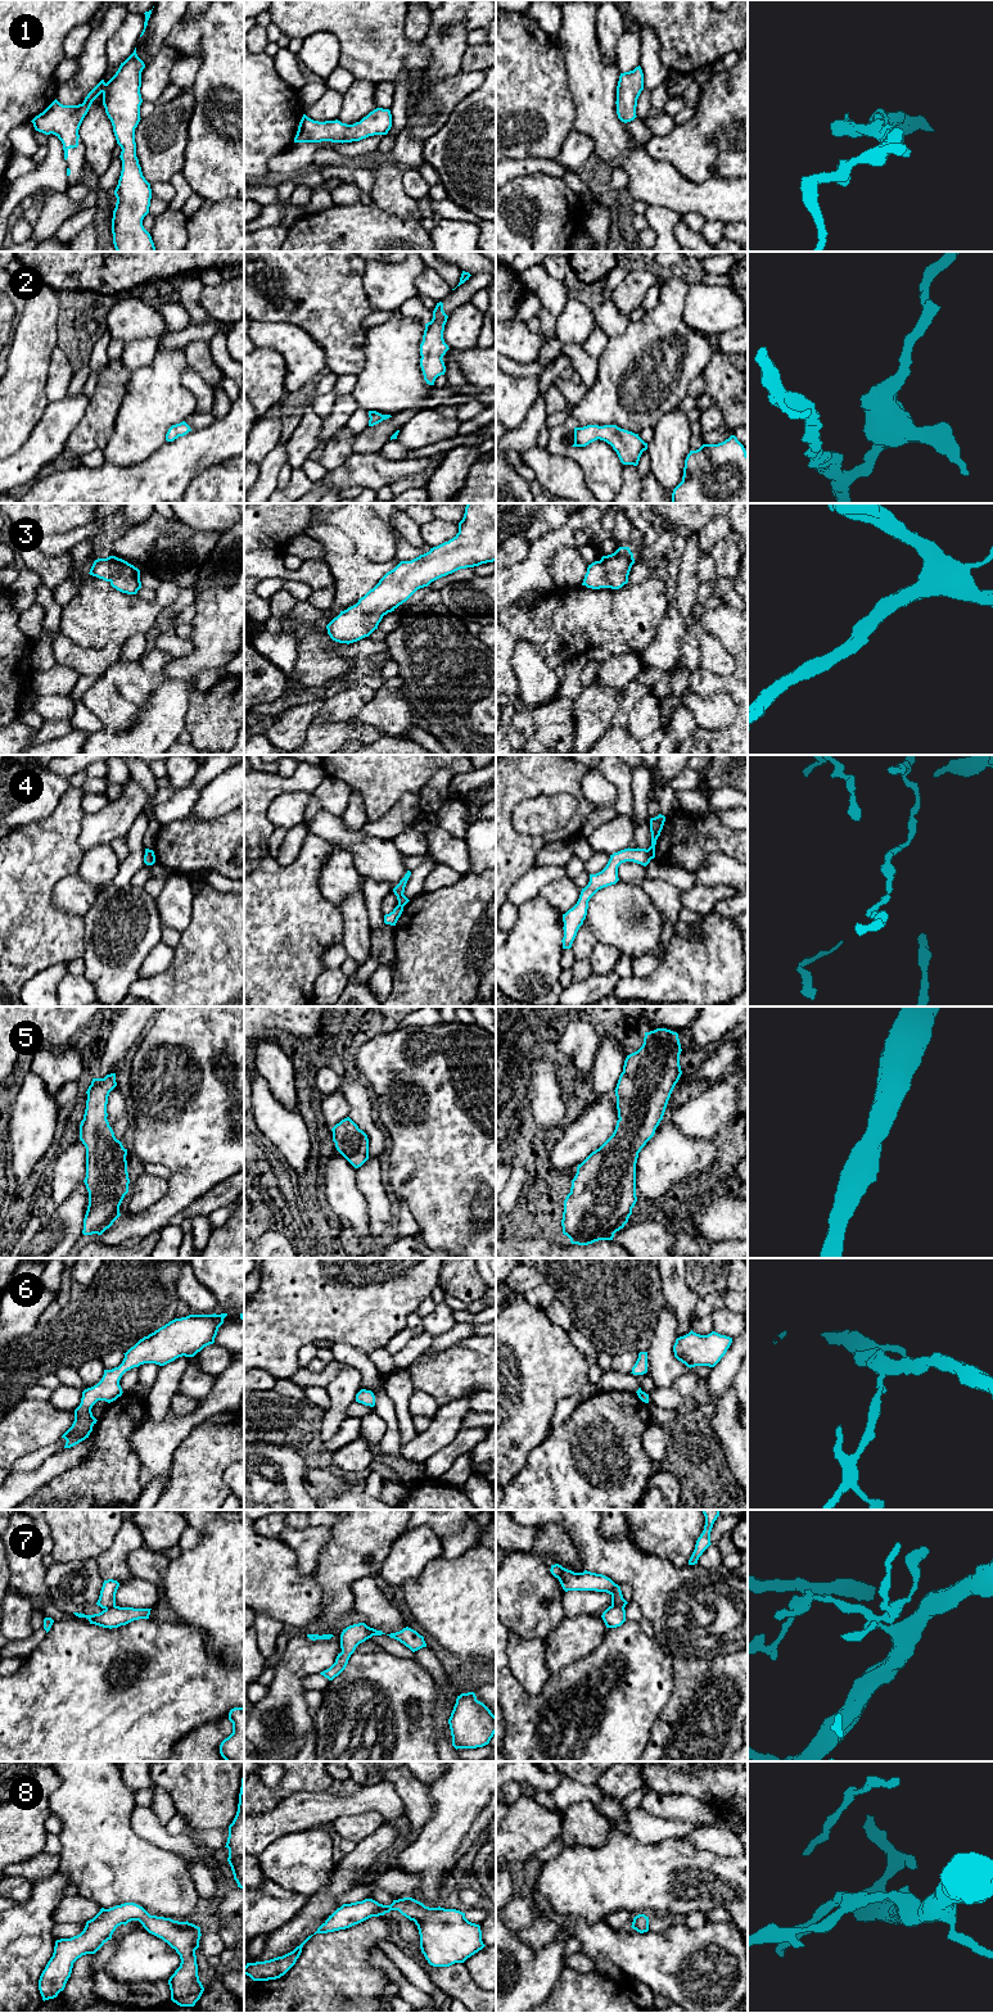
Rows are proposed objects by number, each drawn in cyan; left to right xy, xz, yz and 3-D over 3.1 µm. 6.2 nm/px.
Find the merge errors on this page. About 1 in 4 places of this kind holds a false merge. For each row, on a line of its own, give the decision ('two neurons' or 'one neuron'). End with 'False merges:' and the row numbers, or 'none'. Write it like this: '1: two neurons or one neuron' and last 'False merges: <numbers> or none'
1: one neuron
2: one neuron
3: one neuron
4: two neurons
5: one neuron
6: one neuron
7: two neurons
8: one neuron
False merges: 4, 7

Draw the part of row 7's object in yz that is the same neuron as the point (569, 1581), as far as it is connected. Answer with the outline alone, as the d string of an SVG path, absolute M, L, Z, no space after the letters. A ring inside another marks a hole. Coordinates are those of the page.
M559 1564L551 1565L551 1574L559 1579L563 1589L568 1591L596 1591L606 1592L611 1596L611 1606L626 1607L628 1603L622 1594L620 1587L610 1578L584 1570L574 1573Z

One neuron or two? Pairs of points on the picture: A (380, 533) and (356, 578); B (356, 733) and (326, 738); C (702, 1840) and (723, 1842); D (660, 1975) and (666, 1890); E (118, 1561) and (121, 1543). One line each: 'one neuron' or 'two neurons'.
A: two neurons
B: one neuron
C: one neuron
D: two neurons
E: one neuron

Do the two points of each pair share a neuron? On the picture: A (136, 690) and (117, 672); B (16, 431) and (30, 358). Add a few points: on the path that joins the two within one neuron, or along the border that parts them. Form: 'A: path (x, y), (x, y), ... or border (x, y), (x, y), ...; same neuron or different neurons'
A: path (131, 684), (122, 675); same neuron
B: path (16, 414), (16, 405), (26, 376); same neuron

